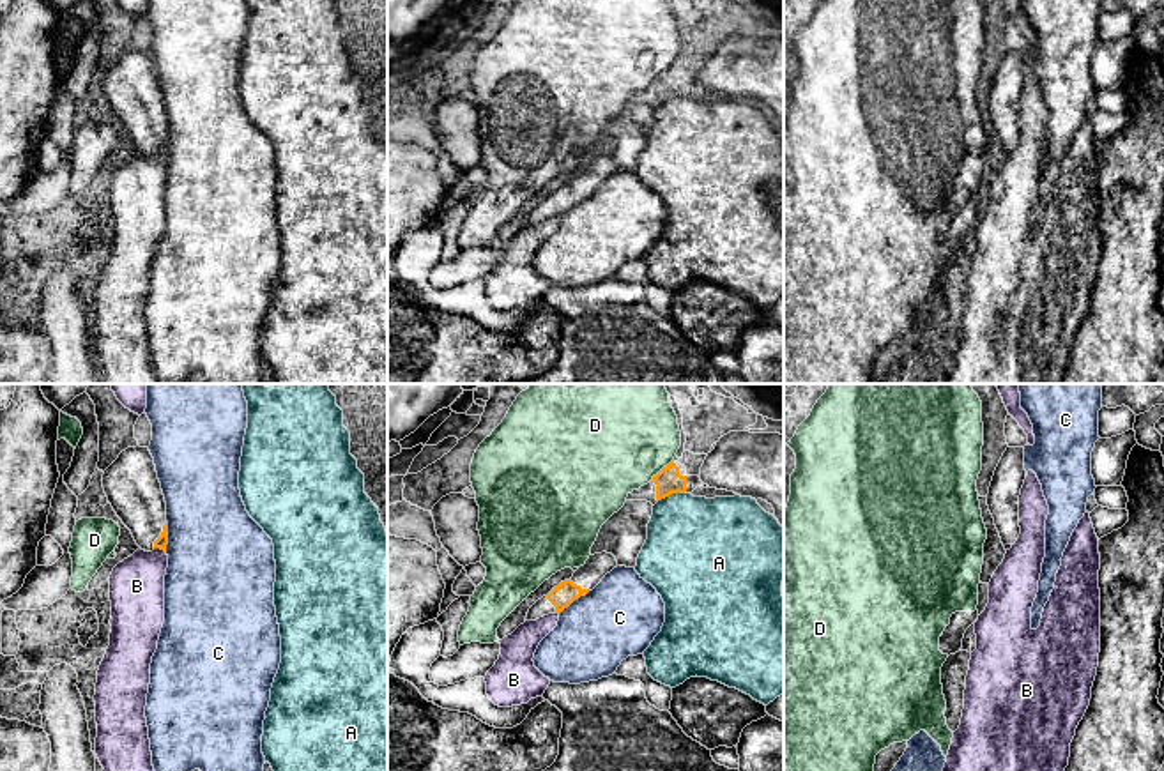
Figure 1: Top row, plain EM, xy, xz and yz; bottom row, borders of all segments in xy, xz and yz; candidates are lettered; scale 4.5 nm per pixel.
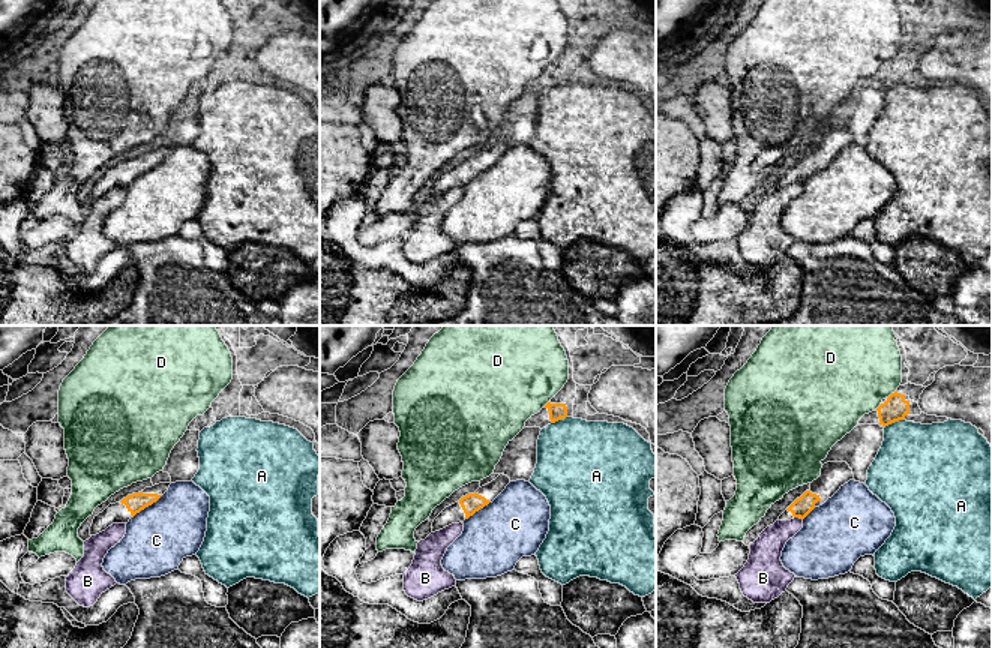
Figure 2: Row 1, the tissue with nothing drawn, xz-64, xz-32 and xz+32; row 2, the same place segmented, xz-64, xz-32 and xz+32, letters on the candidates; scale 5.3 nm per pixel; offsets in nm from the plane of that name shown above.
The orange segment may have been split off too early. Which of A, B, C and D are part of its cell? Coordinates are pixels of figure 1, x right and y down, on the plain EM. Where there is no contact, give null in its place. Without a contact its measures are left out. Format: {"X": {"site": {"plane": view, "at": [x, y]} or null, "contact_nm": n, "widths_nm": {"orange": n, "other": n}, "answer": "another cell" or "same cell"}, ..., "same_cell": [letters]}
{"A": {"site": {"plane": "xz", "at": [671, 98]}, "contact_nm": 140, "widths_nm": {"orange": 120, "other": 440}, "answer": "another cell"}, "B": {"site": {"plane": "xy", "at": [160, 151]}, "contact_nm": 60, "widths_nm": {"orange": 60, "other": 260}, "answer": "another cell"}, "C": {"site": {"plane": "xy", "at": [167, 140]}, "contact_nm": 140, "widths_nm": {"orange": 60, "other": 460}, "answer": "another cell"}, "D": {"site": {"plane": "xz", "at": [662, 73]}, "contact_nm": 140, "widths_nm": {"orange": 120, "other": 440}, "answer": "another cell"}, "same_cell": []}

